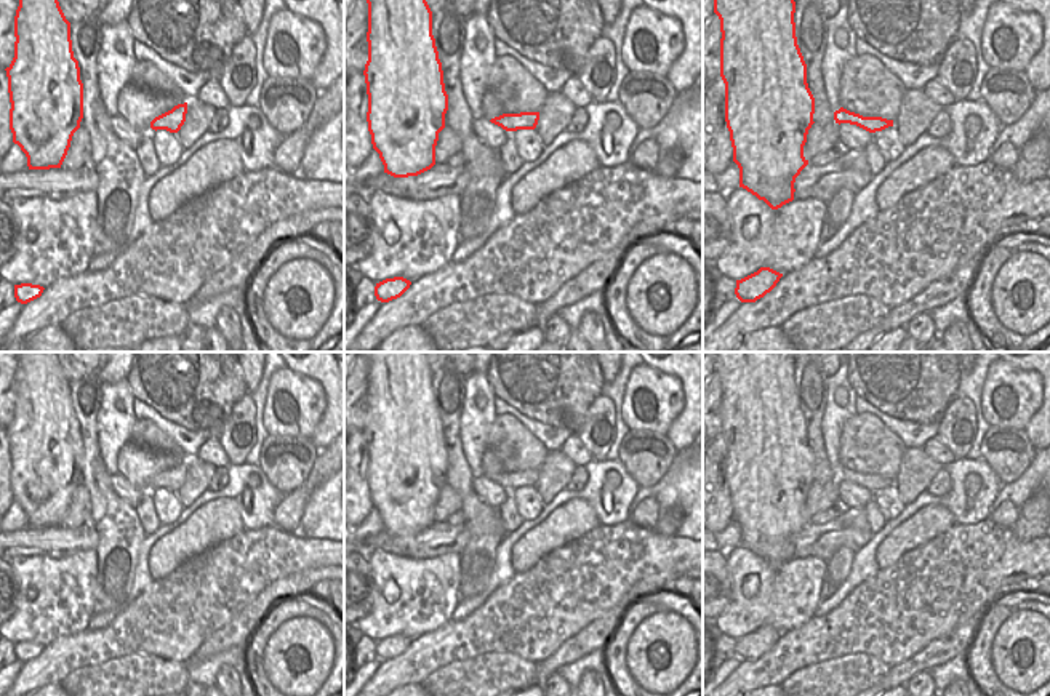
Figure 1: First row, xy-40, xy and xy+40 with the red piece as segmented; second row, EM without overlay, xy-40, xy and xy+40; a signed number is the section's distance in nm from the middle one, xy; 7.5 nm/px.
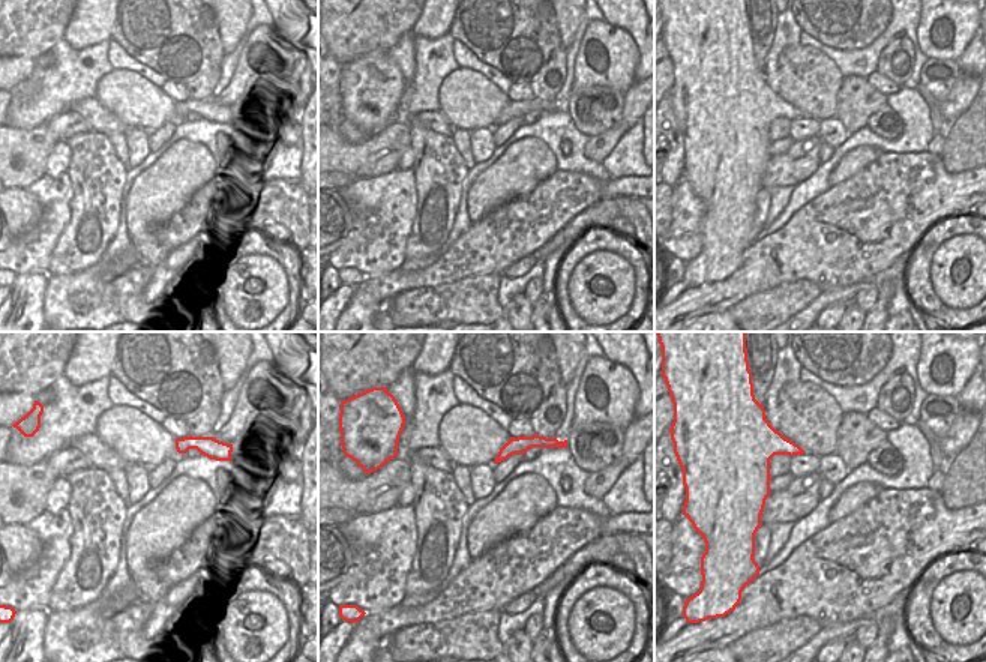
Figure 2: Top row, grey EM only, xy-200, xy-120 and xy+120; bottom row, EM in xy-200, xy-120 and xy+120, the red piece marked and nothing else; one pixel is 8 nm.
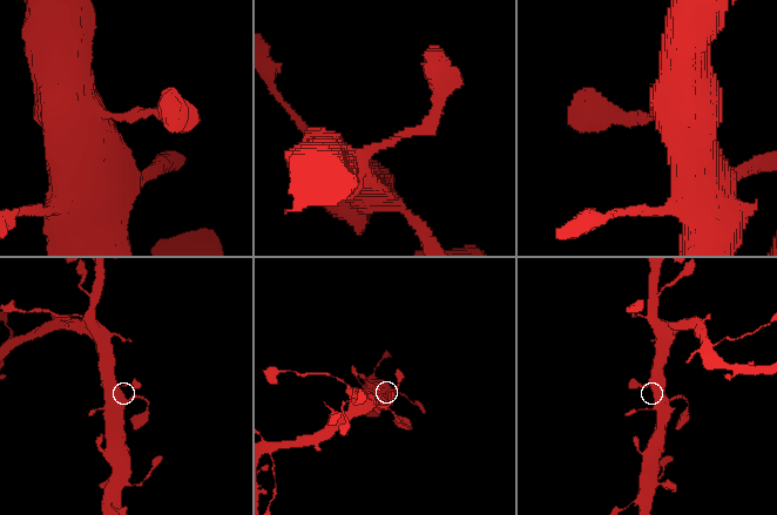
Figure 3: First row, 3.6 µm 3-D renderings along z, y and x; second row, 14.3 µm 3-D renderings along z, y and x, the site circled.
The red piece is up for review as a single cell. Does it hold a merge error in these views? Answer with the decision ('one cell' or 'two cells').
one cell

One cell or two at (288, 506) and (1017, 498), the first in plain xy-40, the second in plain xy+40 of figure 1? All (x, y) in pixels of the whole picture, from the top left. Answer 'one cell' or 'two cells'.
two cells

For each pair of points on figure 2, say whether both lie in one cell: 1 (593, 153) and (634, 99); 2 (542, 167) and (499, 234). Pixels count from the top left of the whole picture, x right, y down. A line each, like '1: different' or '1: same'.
1: same
2: different

